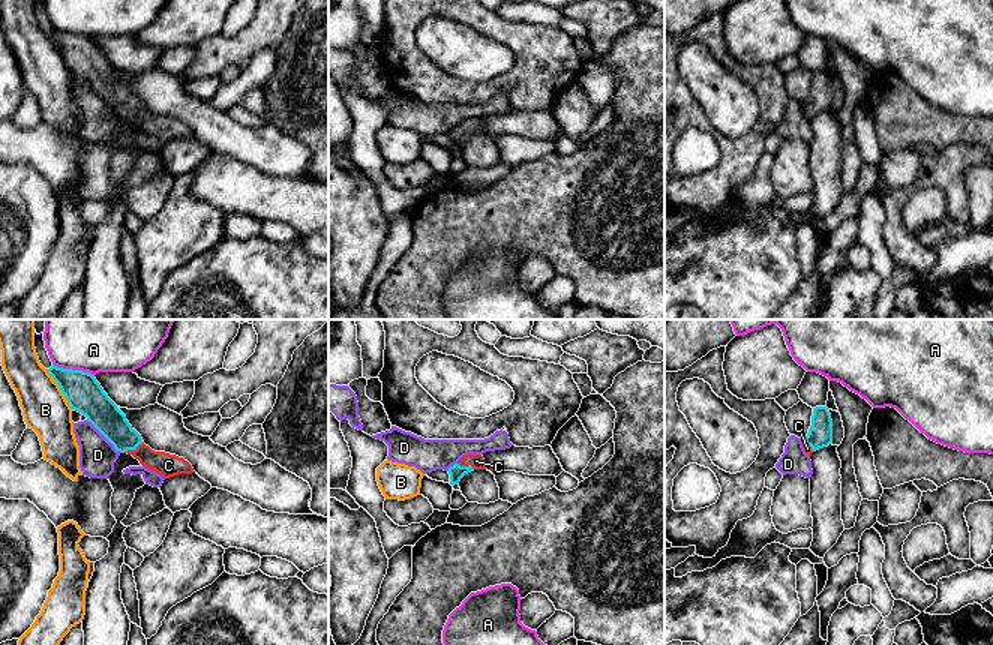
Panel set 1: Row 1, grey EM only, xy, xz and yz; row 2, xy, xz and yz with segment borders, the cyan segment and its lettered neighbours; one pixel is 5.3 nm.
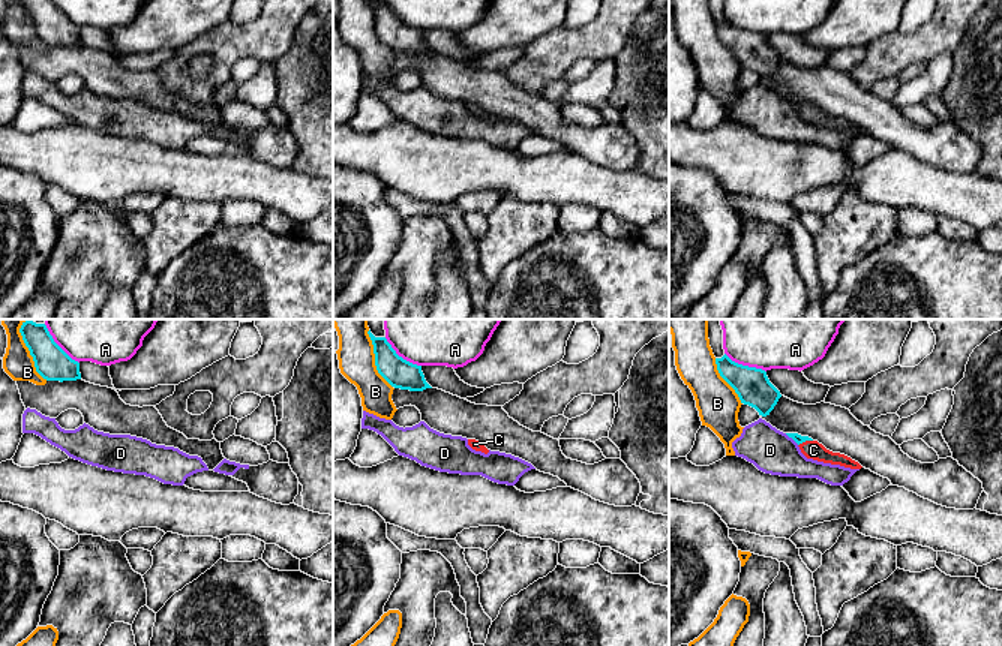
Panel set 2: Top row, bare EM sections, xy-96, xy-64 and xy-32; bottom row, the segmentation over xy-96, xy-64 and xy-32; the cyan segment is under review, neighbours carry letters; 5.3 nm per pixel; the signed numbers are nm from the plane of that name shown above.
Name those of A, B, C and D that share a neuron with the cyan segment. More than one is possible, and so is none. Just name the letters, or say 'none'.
C

